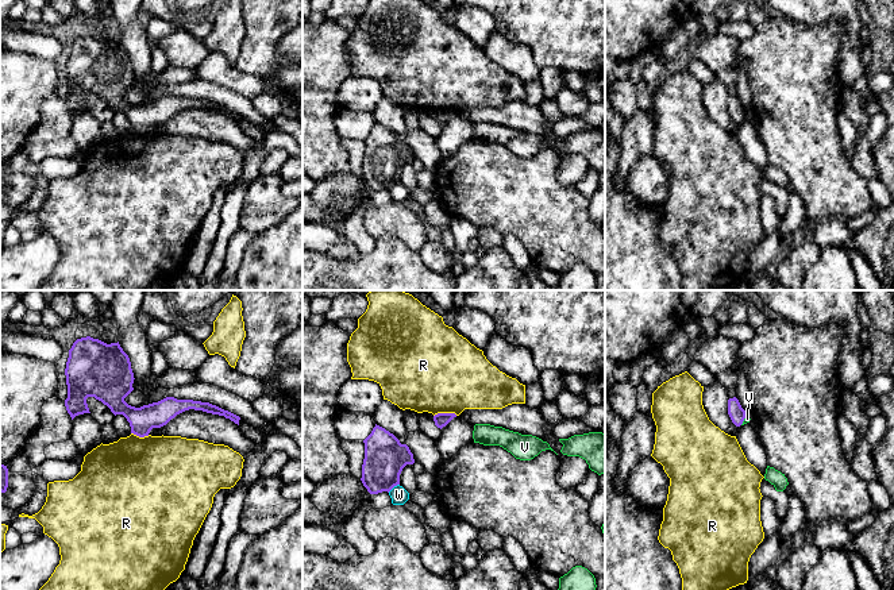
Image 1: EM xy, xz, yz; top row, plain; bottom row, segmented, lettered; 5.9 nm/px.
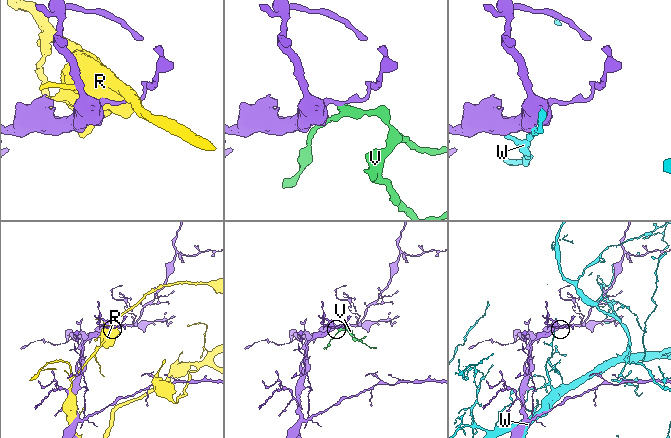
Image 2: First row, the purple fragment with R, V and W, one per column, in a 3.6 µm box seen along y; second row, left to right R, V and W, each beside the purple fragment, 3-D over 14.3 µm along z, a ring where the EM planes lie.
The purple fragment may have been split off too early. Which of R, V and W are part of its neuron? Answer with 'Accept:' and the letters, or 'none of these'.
Accept: none of these

